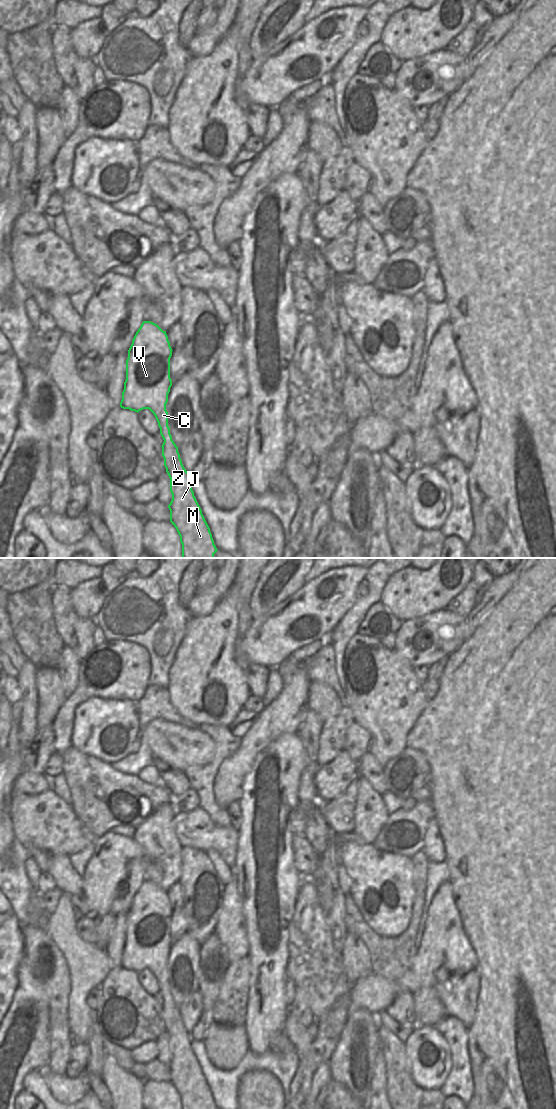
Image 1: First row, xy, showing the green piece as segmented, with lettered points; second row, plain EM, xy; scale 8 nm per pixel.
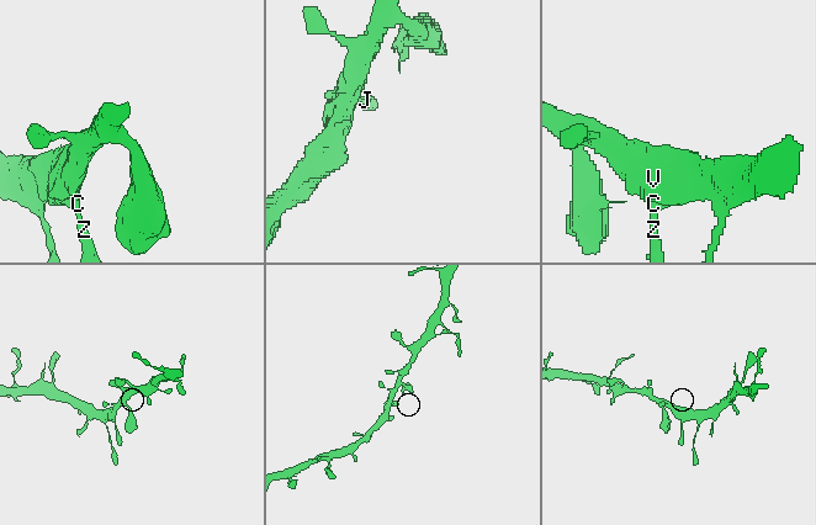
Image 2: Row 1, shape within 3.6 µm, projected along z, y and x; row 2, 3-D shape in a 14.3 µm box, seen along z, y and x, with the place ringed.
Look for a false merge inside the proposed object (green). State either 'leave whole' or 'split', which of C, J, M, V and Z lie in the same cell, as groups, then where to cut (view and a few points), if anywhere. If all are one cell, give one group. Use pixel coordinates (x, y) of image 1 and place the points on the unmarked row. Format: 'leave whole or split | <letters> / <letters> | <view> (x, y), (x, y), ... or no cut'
leave whole | C J M V Z | no cut

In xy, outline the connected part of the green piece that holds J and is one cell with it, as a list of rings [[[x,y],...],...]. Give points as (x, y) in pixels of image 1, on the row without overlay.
[[[143,881],[128,910],[120,967],[137,973],[149,969],[158,982],[172,1054],[168,1065],[170,1082],[180,1096],[182,1109],[217,1109],[168,986],[166,964],[172,946],[172,911],[166,891],[151,881]]]

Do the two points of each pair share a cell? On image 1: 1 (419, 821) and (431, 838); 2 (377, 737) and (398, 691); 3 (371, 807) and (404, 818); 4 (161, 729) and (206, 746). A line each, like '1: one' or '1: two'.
1: two
2: one
3: two
4: one

